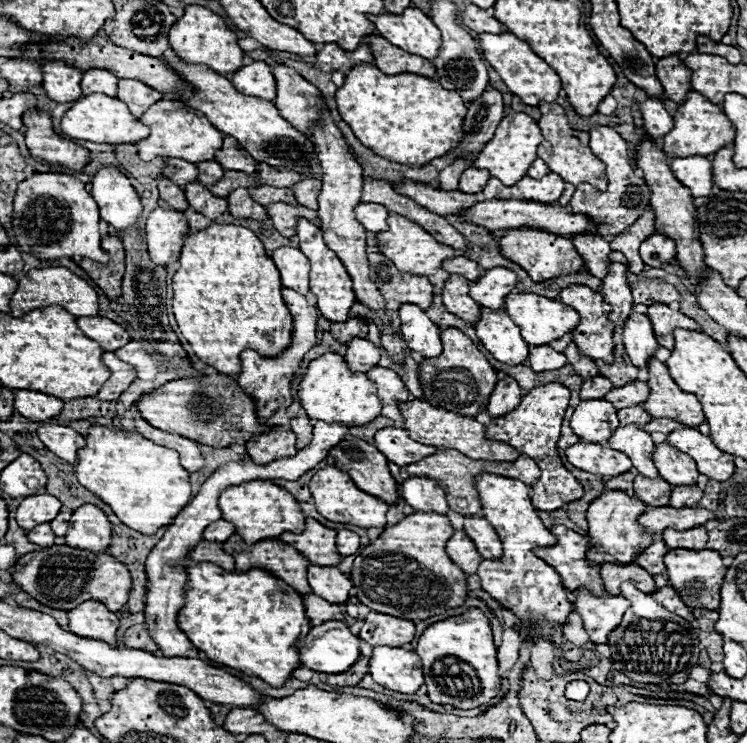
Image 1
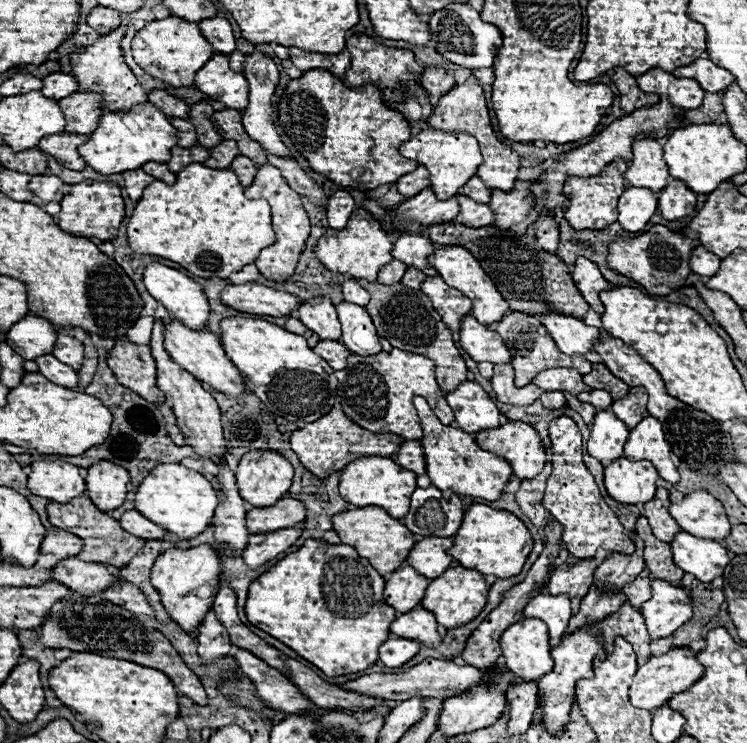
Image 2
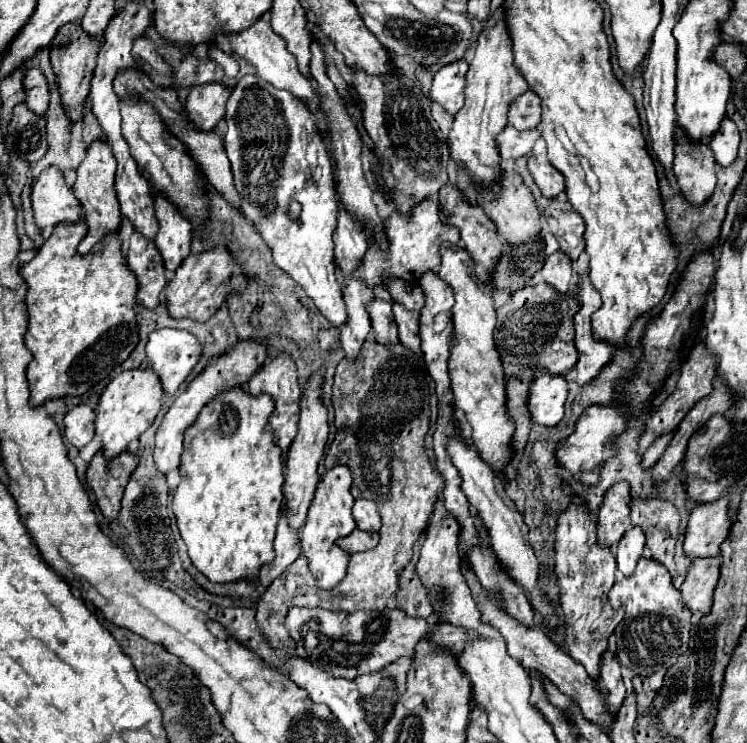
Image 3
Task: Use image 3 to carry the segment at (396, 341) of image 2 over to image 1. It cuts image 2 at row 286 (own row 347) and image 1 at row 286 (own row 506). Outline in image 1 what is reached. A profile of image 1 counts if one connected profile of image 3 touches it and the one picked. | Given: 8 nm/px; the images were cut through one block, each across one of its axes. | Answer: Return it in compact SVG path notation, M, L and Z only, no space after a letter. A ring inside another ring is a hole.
M378 252L368 254L368 262L372 270L370 278L378 284L378 290L386 300L386 312L394 330L400 328L398 308L402 304L410 302L420 308L430 306L434 298L434 286L428 282L428 278L402 274L402 270L398 270L388 258L382 258L382 254Z

